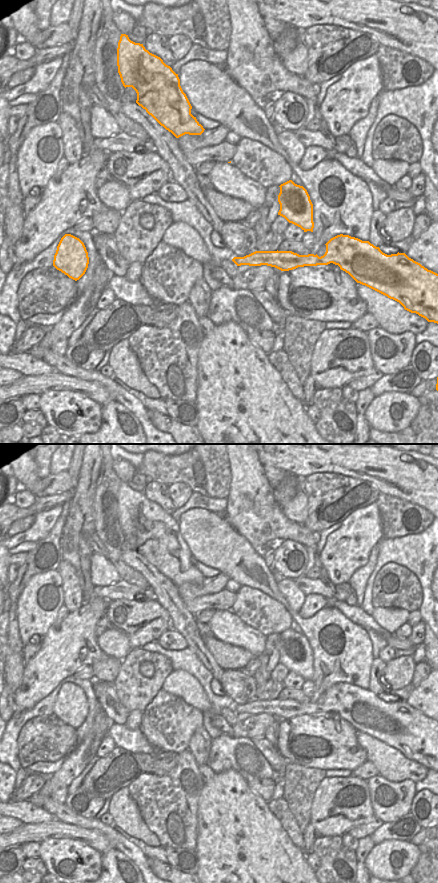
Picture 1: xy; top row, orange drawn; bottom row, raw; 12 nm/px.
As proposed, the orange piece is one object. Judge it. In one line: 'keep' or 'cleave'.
keep

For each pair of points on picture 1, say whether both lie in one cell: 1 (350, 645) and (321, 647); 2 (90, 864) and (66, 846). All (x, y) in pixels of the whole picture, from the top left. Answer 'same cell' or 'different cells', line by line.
1: same cell
2: same cell

